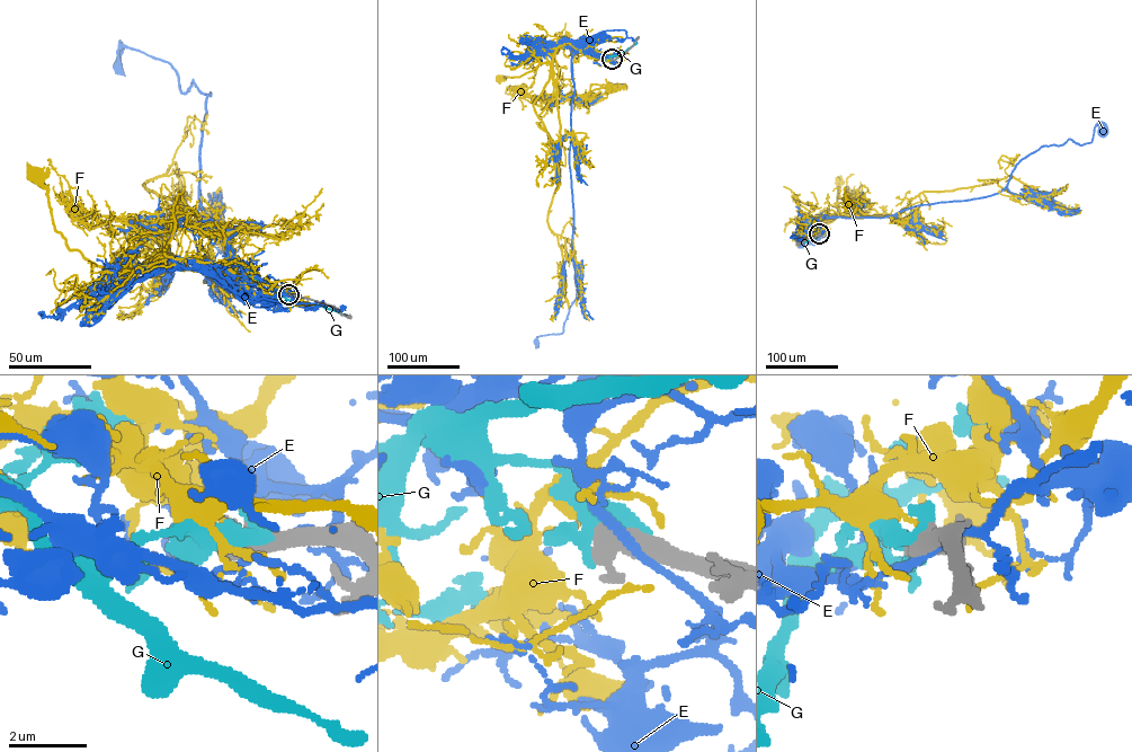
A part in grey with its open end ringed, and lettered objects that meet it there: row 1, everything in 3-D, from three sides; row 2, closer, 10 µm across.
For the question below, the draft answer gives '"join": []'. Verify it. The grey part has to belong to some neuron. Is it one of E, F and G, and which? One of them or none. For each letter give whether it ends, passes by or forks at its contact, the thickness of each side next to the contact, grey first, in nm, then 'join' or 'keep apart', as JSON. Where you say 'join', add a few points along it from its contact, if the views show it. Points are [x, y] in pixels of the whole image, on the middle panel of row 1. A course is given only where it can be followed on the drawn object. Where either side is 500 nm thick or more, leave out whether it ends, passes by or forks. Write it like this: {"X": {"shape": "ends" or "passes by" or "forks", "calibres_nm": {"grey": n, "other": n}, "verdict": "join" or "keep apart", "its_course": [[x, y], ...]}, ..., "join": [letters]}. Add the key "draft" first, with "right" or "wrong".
{"draft": "right", "E": {"calibres_nm": {"grey": 550, "other": 200}, "verdict": "keep apart"}, "F": {"calibres_nm": {"grey": 500, "other": 140}, "verdict": "keep apart"}, "G": {"calibres_nm": {"grey": 550, "other": 550}, "verdict": "keep apart"}, "join": []}

